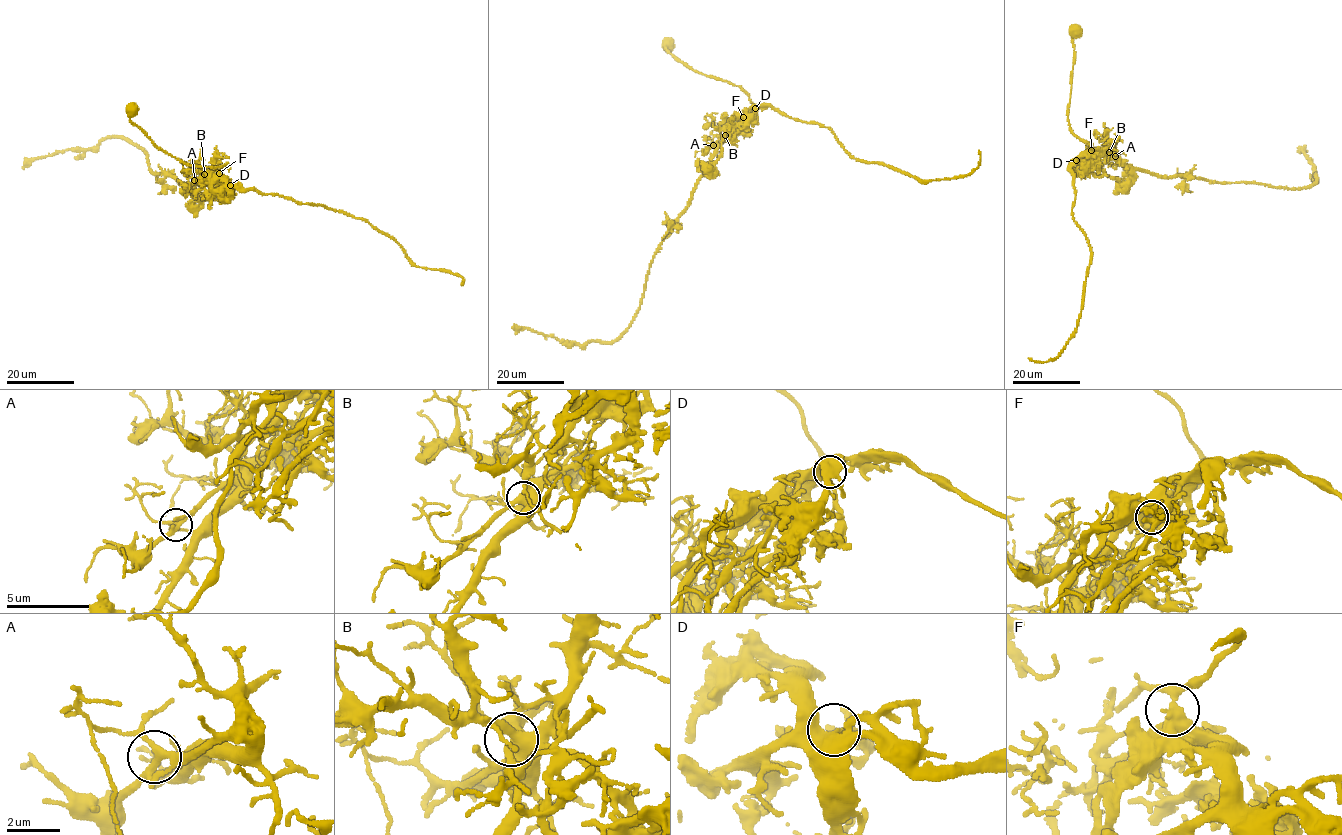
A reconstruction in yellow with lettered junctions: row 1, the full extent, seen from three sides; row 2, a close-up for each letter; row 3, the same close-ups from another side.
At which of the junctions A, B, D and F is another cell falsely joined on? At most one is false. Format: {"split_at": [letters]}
{"split_at": ["F"]}

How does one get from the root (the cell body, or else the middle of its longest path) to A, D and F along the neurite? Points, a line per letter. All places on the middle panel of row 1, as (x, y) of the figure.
A: (668, 44), (665, 49), (689, 67), (741, 86), (752, 105), (752, 110), (713, 145)
D: (668, 44), (665, 49), (689, 67), (741, 87), (753, 107), (743, 117), (755, 108)
F: (668, 44), (665, 49), (689, 67), (741, 87), (753, 107), (742, 117)

